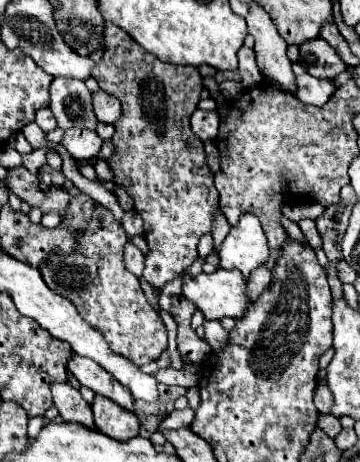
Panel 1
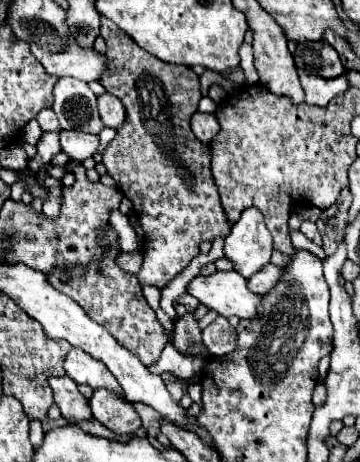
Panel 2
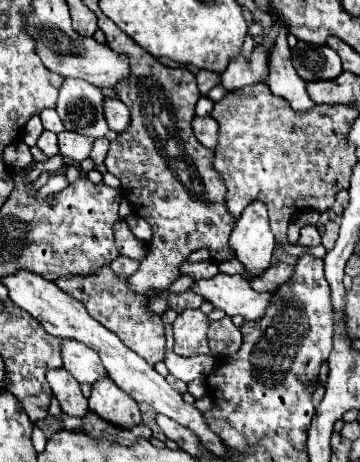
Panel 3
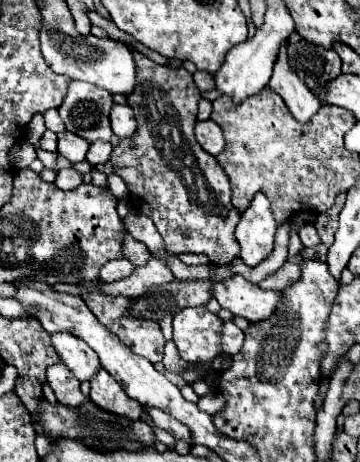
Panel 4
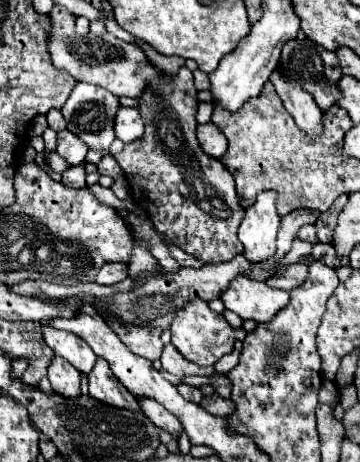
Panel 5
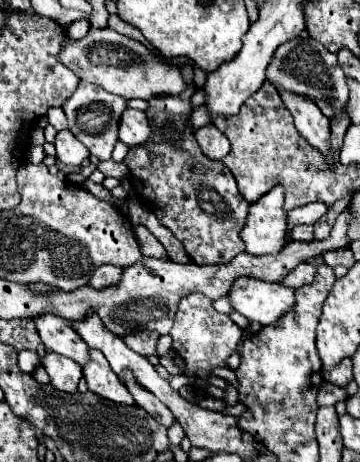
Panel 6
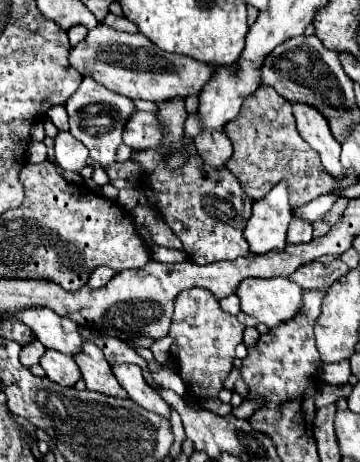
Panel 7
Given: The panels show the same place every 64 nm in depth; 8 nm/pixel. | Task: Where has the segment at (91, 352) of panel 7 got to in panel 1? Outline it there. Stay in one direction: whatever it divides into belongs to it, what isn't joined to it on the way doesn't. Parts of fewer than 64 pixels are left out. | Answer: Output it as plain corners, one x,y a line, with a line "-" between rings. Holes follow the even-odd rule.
96,394
92,402
96,426
114,440
130,440
138,436
140,422
134,412
120,408
116,402
110,402
106,396

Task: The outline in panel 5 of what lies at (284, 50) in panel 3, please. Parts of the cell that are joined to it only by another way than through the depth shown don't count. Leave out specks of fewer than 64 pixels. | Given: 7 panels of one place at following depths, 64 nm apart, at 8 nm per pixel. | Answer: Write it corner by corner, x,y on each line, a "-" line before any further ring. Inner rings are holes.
278,70
270,76
270,82
274,84
278,96
284,102
284,108
290,112
296,126
302,132
306,132
310,138
322,136
322,132
324,132
324,114
316,106
312,96
308,96
308,92
304,92
300,86
290,84
288,80
284,80
284,76

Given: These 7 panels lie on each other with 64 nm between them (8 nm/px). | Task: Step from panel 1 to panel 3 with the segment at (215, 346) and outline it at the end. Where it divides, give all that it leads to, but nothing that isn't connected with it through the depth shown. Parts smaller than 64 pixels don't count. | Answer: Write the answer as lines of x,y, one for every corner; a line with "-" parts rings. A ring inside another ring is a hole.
225,316
218,321
210,323
210,332
208,332
208,340
210,340
210,348
212,354
228,357
242,344
242,334
237,328
231,317

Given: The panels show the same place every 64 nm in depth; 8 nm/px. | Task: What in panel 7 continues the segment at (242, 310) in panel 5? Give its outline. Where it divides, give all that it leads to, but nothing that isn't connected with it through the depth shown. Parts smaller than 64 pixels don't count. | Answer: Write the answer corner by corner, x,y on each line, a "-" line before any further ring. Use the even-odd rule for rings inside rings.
286,276
278,278
246,278
238,286
240,308
258,322
276,328
296,318
302,308
302,288

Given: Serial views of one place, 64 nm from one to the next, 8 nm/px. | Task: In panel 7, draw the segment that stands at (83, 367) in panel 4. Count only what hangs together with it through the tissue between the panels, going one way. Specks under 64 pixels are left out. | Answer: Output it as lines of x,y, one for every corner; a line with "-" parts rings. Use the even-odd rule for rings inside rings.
24,308
20,312
12,312
10,316
22,320
46,348
54,348
68,356
74,356
82,350
78,326
68,318
56,316
56,312
48,308

